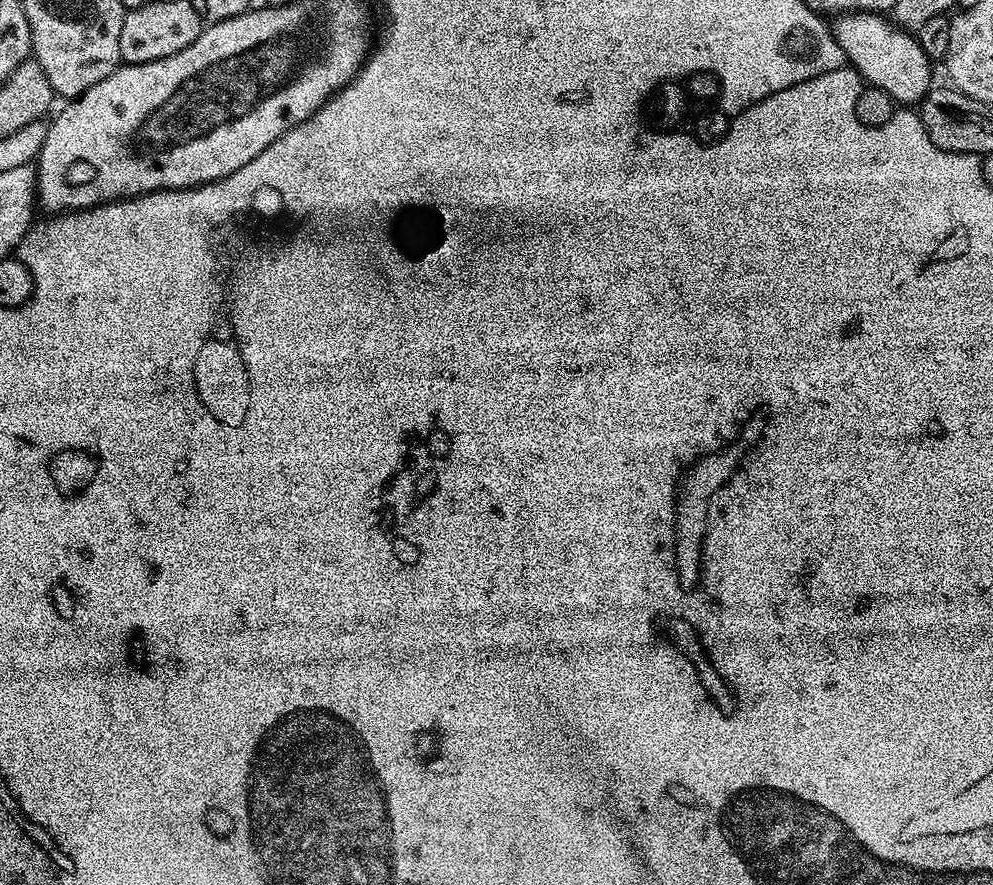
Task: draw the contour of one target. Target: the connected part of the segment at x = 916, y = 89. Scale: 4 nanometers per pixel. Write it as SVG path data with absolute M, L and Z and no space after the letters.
M846 12L831 25L847 63L860 74L861 81L878 90L886 90L900 106L916 106L933 87L933 61L926 58L919 39L897 26L887 15L872 12Z

